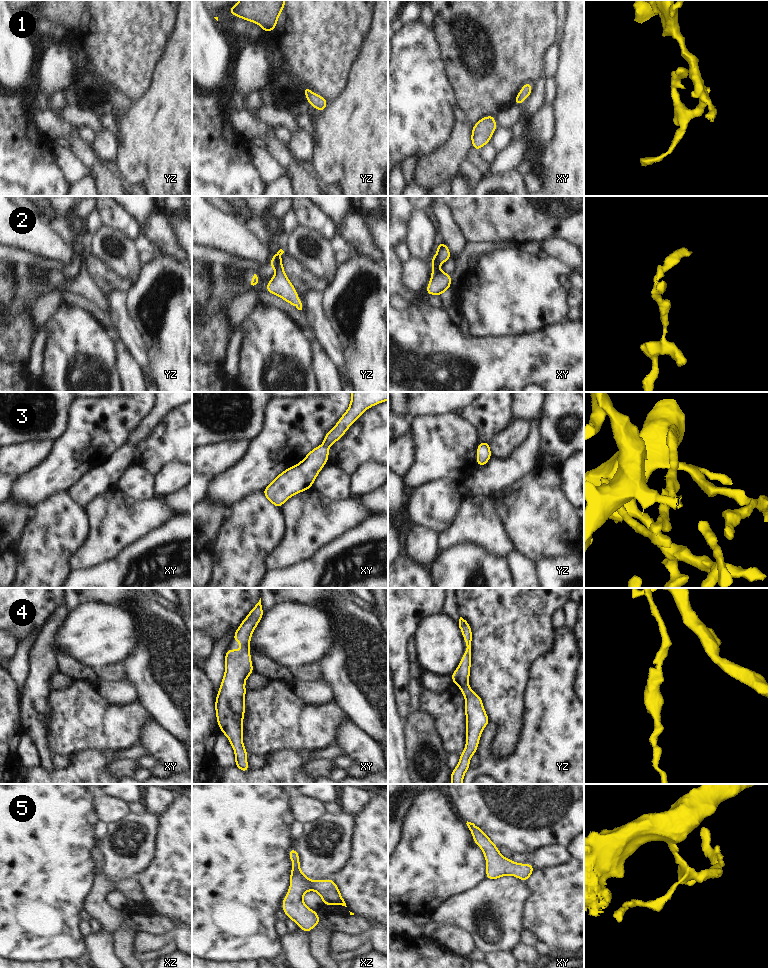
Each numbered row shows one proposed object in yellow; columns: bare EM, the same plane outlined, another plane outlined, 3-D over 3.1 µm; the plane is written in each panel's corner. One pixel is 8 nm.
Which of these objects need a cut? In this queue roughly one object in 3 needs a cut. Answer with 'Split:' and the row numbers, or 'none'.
Split: 2

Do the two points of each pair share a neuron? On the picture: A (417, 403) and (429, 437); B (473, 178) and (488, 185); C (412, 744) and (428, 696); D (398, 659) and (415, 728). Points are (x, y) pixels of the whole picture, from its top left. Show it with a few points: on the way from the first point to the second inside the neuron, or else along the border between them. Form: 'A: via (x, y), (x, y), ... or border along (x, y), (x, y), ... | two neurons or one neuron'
A: border along (444, 413), (440, 415), (415, 416), (412, 419) | two neurons
B: border along (482, 176), (475, 185) | two neurons
C: border along (420, 710), (429, 713), (433, 717), (437, 731) | two neurons
D: border along (410, 710), (404, 720) | two neurons

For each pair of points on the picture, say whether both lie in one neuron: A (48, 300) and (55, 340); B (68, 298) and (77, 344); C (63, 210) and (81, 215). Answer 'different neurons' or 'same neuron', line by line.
A: different neurons
B: different neurons
C: different neurons

